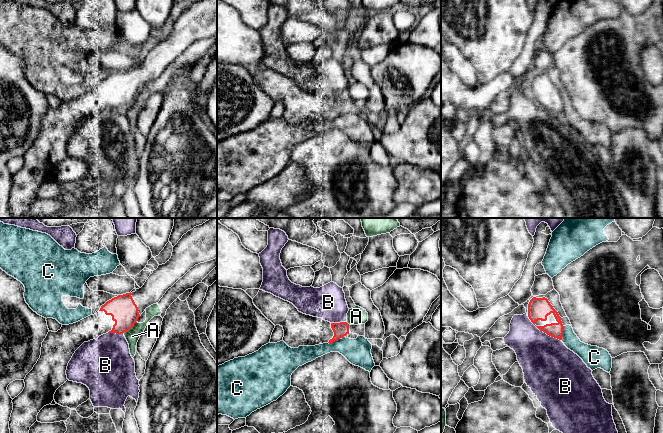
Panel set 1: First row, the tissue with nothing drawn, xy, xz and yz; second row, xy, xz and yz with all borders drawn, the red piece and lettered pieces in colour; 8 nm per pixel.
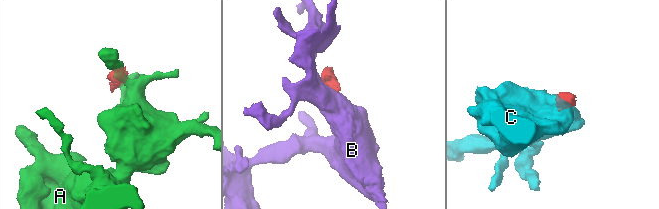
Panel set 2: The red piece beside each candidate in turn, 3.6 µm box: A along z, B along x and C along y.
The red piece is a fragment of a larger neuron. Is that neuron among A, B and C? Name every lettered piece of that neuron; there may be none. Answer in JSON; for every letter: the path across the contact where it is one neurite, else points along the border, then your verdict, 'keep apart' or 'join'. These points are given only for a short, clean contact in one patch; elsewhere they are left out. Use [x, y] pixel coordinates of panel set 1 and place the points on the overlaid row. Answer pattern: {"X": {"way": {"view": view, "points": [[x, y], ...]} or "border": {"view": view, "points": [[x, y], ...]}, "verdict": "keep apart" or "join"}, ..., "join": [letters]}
{"A": {"border": {"view": "xy", "points": [[136, 322], [122, 333]]}, "verdict": "keep apart"}, "B": {"verdict": "keep apart"}, "C": {"border": {"view": "yz", "points": [[564, 326], [561, 339]]}, "verdict": "keep apart"}, "join": []}

